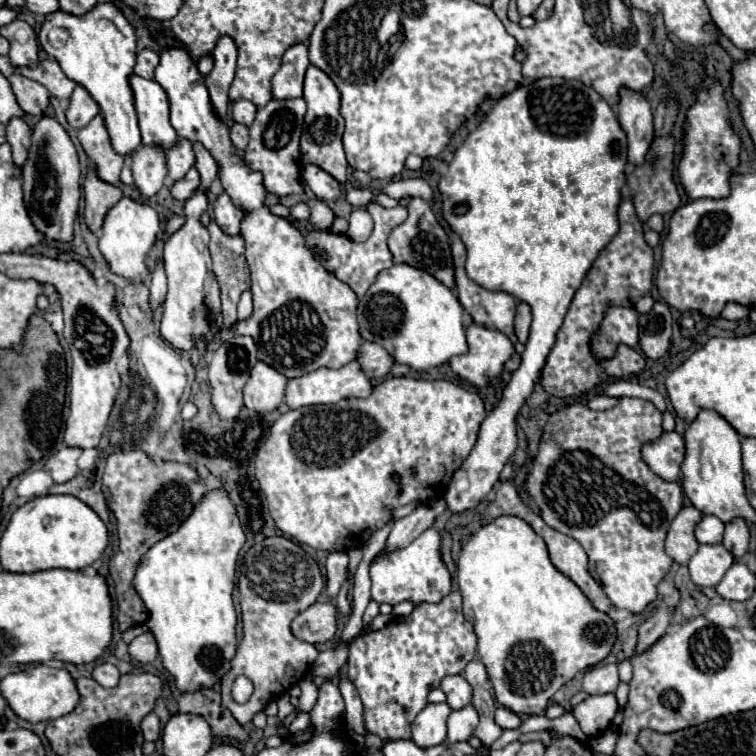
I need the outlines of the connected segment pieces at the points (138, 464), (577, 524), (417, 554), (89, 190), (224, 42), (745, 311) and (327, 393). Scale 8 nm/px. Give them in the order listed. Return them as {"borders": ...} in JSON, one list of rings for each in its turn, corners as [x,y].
{"borders":[[[[132,449],[132,451],[112,453],[106,459],[102,491],[106,493],[108,507],[114,513],[118,525],[120,547],[110,561],[110,577],[114,579],[114,591],[118,601],[116,621],[118,621],[118,629],[124,633],[126,629],[142,625],[148,619],[148,611],[144,609],[144,603],[140,601],[140,597],[136,597],[136,591],[130,587],[140,557],[154,543],[172,535],[190,517],[194,507],[202,503],[208,489],[202,477],[198,475],[198,471],[192,469],[190,465],[176,463],[176,461],[156,463],[142,449]]],[[[620,397],[618,405],[612,407],[612,409],[606,409],[606,411],[592,411],[586,405],[580,405],[580,403],[568,405],[568,407],[560,409],[560,411],[556,411],[554,415],[550,415],[550,419],[548,419],[548,423],[544,427],[544,435],[542,435],[542,441],[540,441],[538,455],[534,459],[534,467],[532,467],[532,471],[528,473],[528,479],[526,479],[526,489],[532,489],[532,497],[538,503],[546,525],[554,527],[560,533],[566,533],[568,537],[576,539],[584,547],[584,551],[588,555],[588,571],[590,571],[590,575],[600,583],[602,591],[608,595],[610,603],[616,609],[626,609],[630,613],[642,613],[656,599],[656,587],[672,567],[672,559],[664,551],[664,539],[666,539],[666,533],[668,533],[668,527],[670,527],[672,519],[682,509],[682,499],[684,499],[682,497],[682,487],[678,483],[666,483],[660,477],[656,477],[650,471],[650,467],[644,463],[642,455],[640,455],[640,447],[646,445],[646,443],[656,441],[660,435],[662,435],[662,413],[654,407],[654,403],[644,401],[644,399]]],[[[426,529],[410,545],[394,551],[380,551],[370,565],[372,579],[372,599],[388,605],[398,605],[402,601],[416,603],[440,603],[450,593],[450,573],[440,555],[442,537],[436,529]]],[[[92,173],[84,183],[84,221],[92,233],[100,233],[106,213],[122,199],[122,191],[116,185],[108,185]]],[[[220,37],[216,49],[214,49],[214,69],[206,79],[208,95],[214,113],[218,115],[220,121],[226,119],[228,111],[228,87],[234,79],[234,69],[236,69],[236,45],[230,37]]],[[[729,303],[725,306],[724,310],[721,313],[723,318],[726,318],[731,321],[740,321],[744,318],[747,318],[750,314],[750,309],[744,307],[738,303]]],[[[350,361],[340,369],[316,369],[288,381],[286,405],[298,409],[304,405],[336,403],[344,397],[368,397],[368,393],[372,393],[372,383],[364,377],[360,365]]]]}

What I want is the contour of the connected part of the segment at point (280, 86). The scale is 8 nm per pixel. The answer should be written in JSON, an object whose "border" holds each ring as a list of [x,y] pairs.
{"border":[[[292,45],[282,57],[282,67],[272,77],[272,99],[296,99],[302,97],[304,73],[308,69],[306,45]]]}

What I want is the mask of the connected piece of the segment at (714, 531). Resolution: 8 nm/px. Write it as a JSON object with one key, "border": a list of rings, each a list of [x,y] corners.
{"border":[[[704,515],[702,521],[696,525],[698,543],[716,545],[722,543],[722,537],[724,537],[724,523],[714,515]]]}

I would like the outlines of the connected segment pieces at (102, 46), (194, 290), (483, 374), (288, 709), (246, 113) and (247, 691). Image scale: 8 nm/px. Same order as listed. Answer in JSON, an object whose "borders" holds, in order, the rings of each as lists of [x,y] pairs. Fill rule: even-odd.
{"borders":[[[[98,3],[96,9],[88,13],[88,17],[68,17],[68,13],[64,11],[50,13],[42,25],[38,39],[44,51],[58,61],[66,77],[82,85],[98,103],[112,141],[112,149],[118,155],[132,157],[142,143],[134,109],[134,93],[128,83],[136,63],[136,35],[122,11],[112,3]],[[52,27],[64,27],[70,33],[68,43],[60,49],[54,49],[48,43],[48,31]]],[[[198,141],[192,143],[194,155],[196,155],[196,169],[202,177],[200,191],[194,193],[186,201],[186,225],[168,237],[164,245],[164,271],[168,277],[168,295],[164,301],[162,321],[160,321],[160,335],[166,343],[170,343],[174,349],[190,353],[198,341],[214,343],[220,339],[222,325],[222,309],[220,309],[220,285],[216,281],[216,275],[212,271],[212,259],[208,253],[208,231],[200,225],[200,215],[208,207],[206,189],[218,175],[218,165],[212,157],[212,153],[200,145]]],[[[468,325],[468,353],[452,357],[450,369],[476,387],[500,385],[504,363],[512,357],[514,345],[504,333],[484,329],[482,325]]],[[[286,692],[286,693],[282,693],[282,695],[275,700],[278,706],[277,716],[280,720],[284,719],[287,715],[295,712],[295,708],[290,703],[289,697],[290,697],[289,693]]],[[[236,101],[232,103],[232,121],[234,123],[242,123],[246,127],[252,125],[254,121],[254,115],[256,115],[256,105],[250,103],[250,101]]],[[[238,677],[234,681],[234,687],[232,687],[232,699],[236,703],[246,703],[250,699],[252,691],[254,691],[252,681],[248,681],[248,677]]]]}

